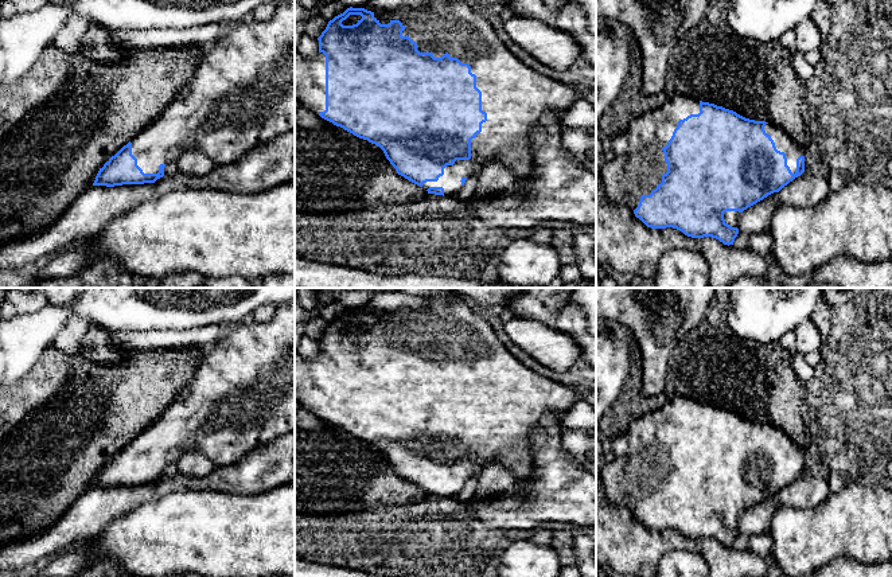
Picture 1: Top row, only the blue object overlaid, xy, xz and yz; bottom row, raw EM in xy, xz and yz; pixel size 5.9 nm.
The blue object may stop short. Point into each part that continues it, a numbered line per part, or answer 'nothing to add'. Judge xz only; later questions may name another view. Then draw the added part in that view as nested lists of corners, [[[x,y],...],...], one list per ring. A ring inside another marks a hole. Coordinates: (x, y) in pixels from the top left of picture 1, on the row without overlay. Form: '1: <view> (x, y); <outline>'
1: xz (514, 397); [[[452,293],[429,299],[431,304],[425,308],[375,312],[374,319],[381,325],[400,321],[405,328],[402,338],[416,343],[420,354],[432,354],[435,359],[448,354],[451,359],[468,364],[471,374],[476,377],[476,389],[482,393],[482,412],[487,414],[487,422],[482,425],[482,433],[471,441],[471,460],[456,461],[453,467],[447,467],[437,483],[426,483],[422,490],[443,488],[444,498],[456,498],[463,490],[460,482],[479,475],[488,461],[510,468],[517,483],[526,483],[534,467],[529,443],[531,430],[548,413],[553,413],[560,422],[564,414],[584,397],[584,393],[540,375],[521,363],[498,339],[495,330],[464,300]]]

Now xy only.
1: xy (242, 394); [[[295,303],[276,307],[266,323],[252,321],[229,330],[210,346],[187,393],[132,444],[132,456],[144,475],[176,463],[190,451],[205,455],[215,468],[246,457],[249,452],[295,432]]]

